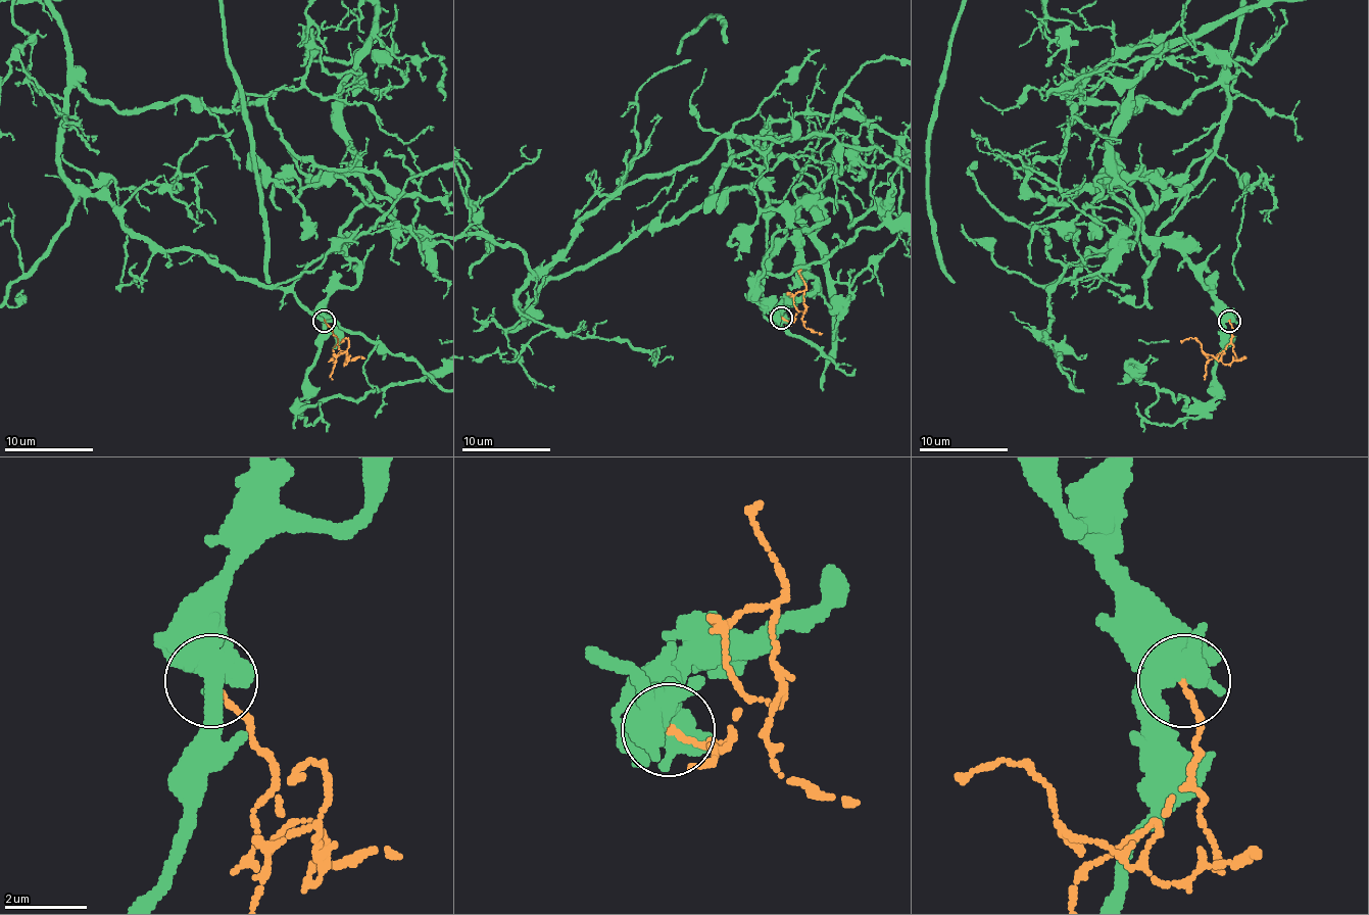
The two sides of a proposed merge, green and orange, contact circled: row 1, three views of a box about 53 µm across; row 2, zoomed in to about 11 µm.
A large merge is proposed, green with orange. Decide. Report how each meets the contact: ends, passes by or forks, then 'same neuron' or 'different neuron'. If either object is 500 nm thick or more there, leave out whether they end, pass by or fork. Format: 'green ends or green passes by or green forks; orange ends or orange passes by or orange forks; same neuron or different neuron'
different neuron

